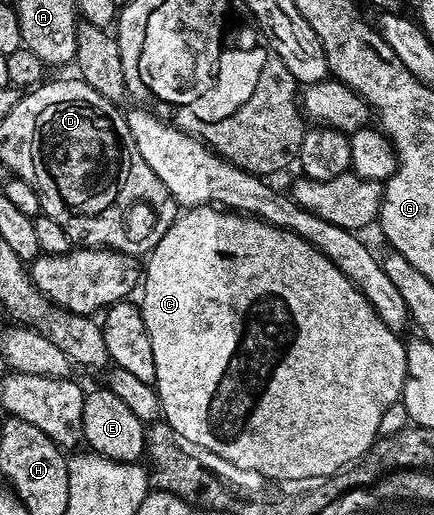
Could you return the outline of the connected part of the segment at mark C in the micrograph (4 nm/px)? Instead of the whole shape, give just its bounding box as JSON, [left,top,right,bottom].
[139,205,408,483]

